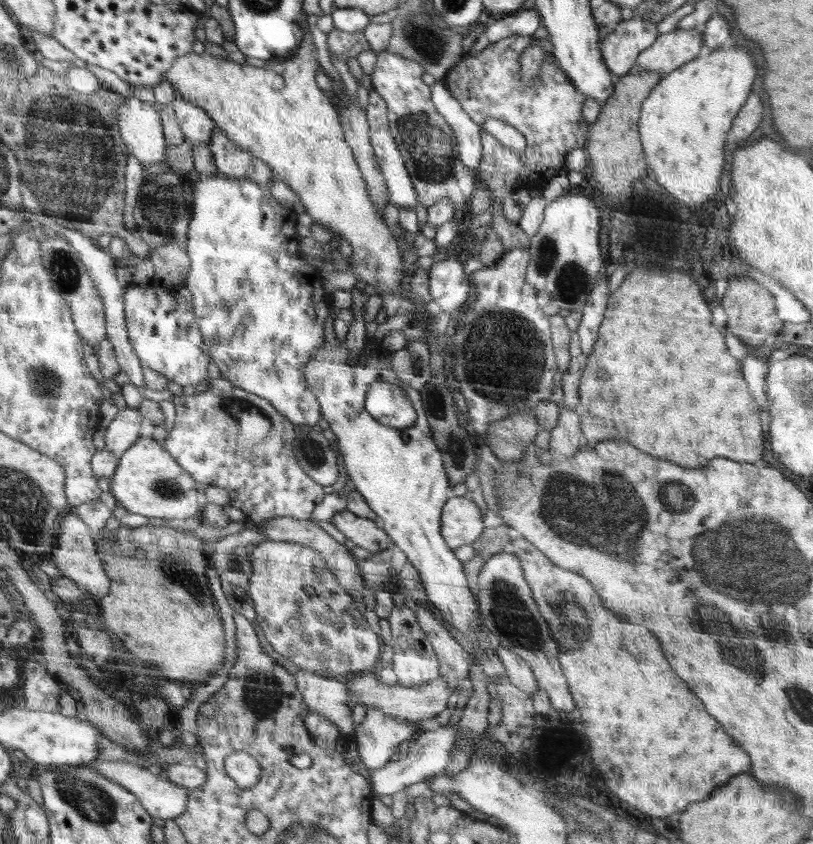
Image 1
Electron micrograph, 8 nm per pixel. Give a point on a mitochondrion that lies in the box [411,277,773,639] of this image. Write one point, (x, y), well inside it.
(605, 516)

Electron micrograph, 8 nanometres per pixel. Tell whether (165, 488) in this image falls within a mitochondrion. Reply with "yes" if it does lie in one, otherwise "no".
yes

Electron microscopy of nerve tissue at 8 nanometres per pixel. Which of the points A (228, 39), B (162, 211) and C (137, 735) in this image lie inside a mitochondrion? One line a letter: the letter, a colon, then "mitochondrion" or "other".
A: other
B: mitochondrion
C: other

